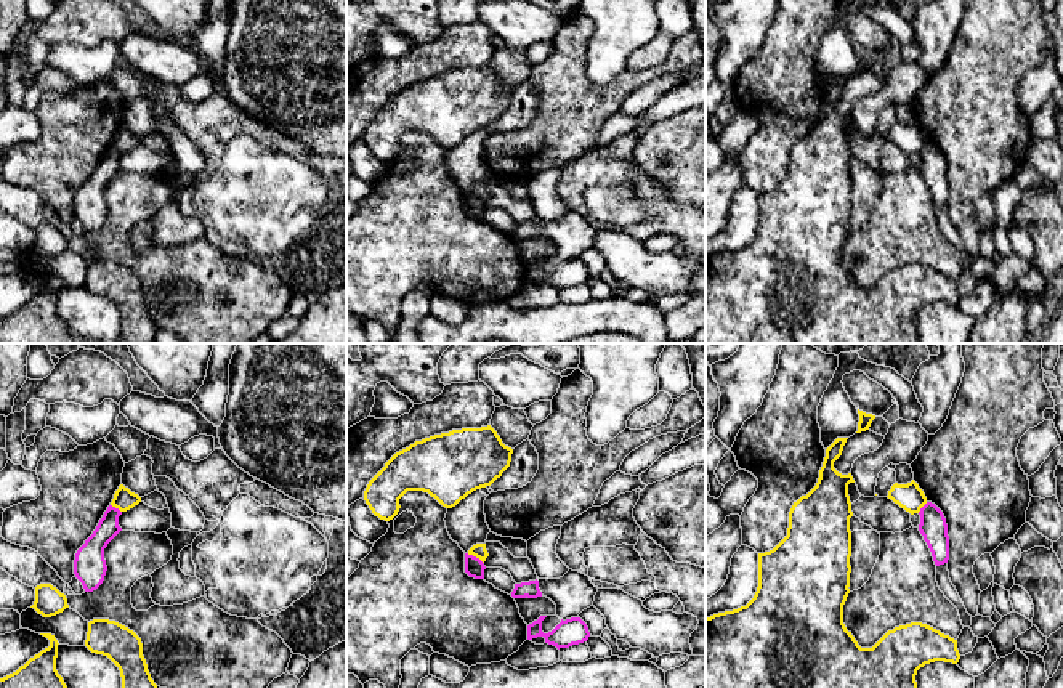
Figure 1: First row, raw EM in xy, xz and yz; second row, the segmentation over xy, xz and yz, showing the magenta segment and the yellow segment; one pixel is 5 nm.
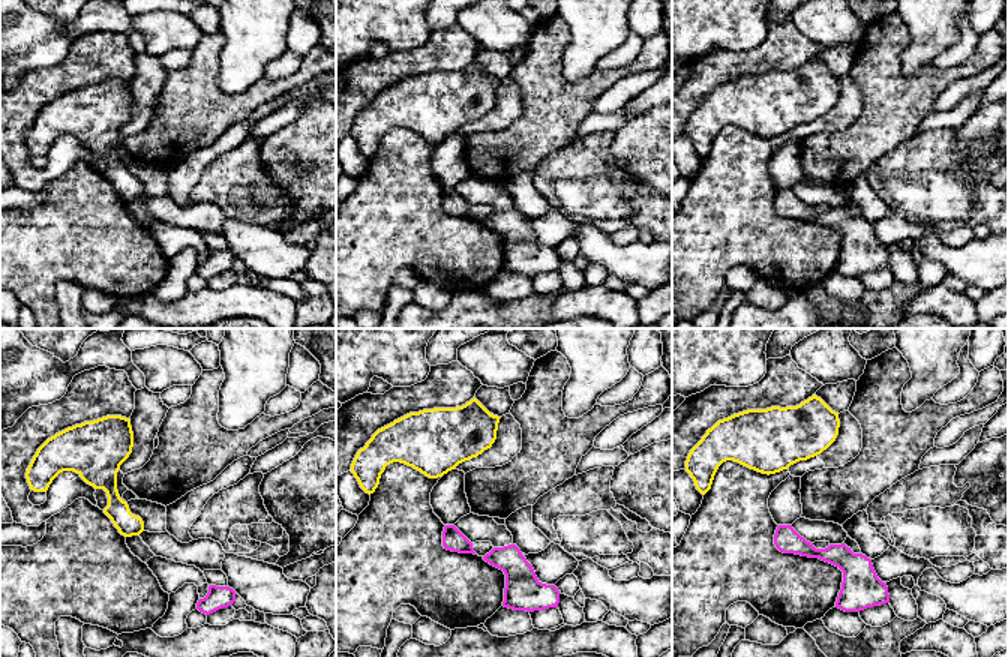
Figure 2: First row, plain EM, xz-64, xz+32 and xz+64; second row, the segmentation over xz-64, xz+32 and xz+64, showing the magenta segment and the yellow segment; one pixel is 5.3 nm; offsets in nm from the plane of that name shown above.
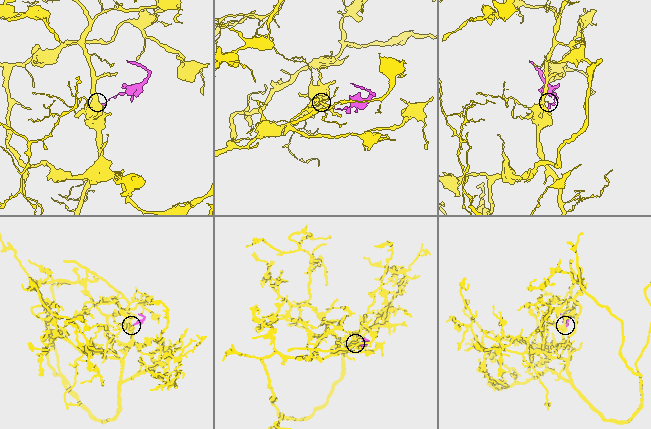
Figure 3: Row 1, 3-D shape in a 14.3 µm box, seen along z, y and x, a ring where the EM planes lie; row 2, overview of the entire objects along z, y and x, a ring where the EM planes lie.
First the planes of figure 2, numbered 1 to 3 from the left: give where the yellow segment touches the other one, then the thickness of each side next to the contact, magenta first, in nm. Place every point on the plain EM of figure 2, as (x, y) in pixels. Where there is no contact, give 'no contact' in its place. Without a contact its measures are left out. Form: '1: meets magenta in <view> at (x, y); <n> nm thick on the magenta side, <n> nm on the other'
1: no contact
2: no contact
3: no contact

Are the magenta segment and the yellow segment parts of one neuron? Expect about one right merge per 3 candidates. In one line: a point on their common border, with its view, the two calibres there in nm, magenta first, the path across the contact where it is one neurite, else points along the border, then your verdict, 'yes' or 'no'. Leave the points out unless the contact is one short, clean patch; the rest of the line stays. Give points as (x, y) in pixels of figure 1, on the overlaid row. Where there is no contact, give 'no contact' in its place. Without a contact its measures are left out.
meets magenta in xz at (475, 557); 100 nm thick on the magenta side, 70 nm on the other; border along xz (467, 554), (472, 554), (483, 563); no

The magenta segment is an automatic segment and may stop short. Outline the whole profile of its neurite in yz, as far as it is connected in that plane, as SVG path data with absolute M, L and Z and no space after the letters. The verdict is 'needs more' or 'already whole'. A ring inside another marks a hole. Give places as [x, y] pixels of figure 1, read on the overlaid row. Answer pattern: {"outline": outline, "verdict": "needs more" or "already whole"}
{"outline": "M927 502L920 512L919 531L927 542L936 566L949 560L949 536L943 512L932 502Z", "verdict": "already whole"}

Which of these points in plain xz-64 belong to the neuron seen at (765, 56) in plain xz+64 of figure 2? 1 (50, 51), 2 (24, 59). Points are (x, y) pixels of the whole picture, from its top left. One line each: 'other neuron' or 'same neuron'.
1: other neuron
2: other neuron

